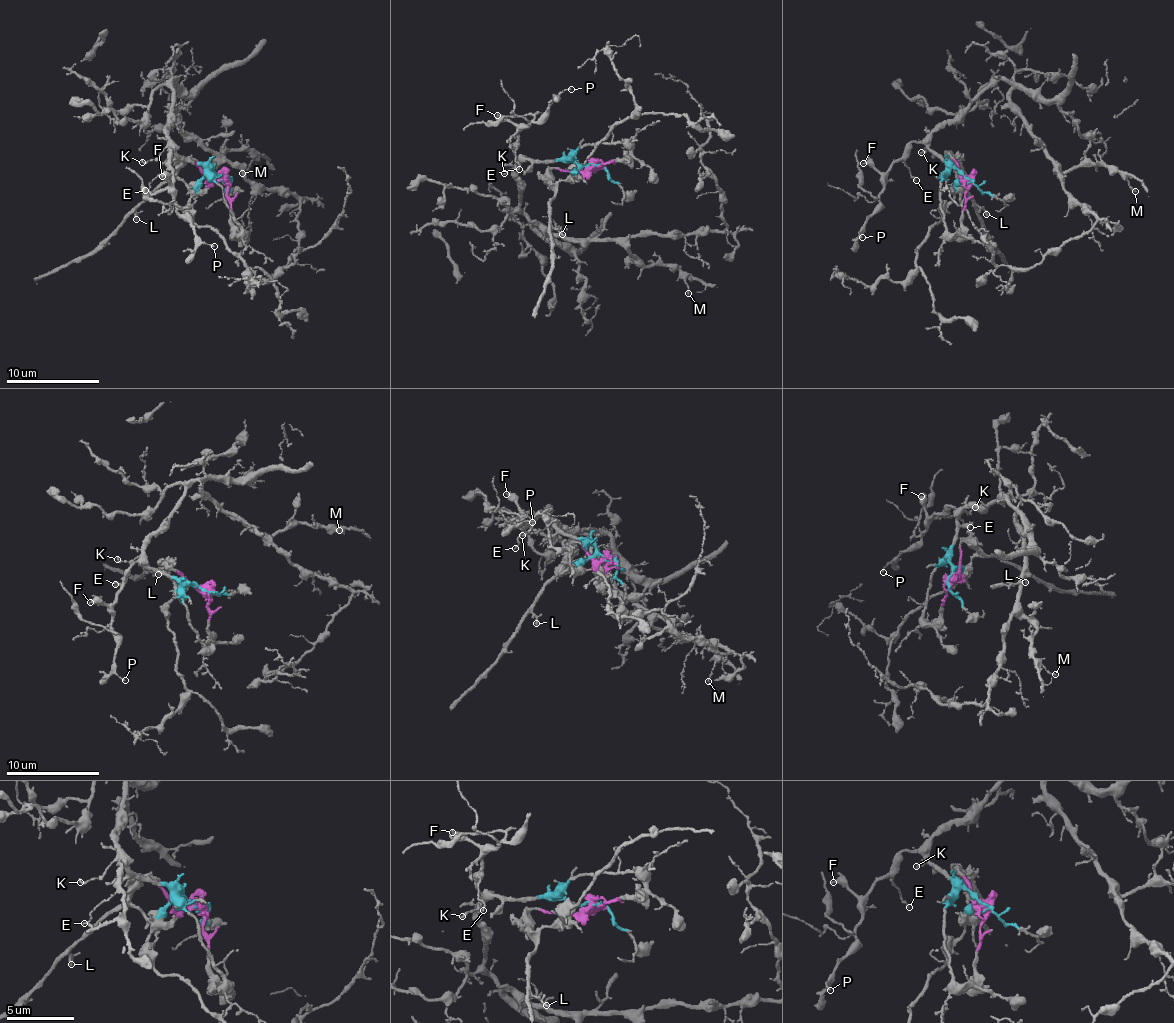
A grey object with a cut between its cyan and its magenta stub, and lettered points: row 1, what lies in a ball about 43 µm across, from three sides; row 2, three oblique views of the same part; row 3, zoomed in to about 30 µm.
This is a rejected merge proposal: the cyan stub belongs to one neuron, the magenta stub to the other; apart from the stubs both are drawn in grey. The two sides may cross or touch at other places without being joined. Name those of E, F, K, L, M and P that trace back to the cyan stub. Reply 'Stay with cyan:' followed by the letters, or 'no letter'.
Stay with cyan: E, F, K, M, P

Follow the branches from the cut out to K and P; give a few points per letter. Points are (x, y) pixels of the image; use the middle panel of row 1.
K: (591, 163), (516, 164), (512, 170), (504, 173)
P: (591, 163), (524, 162), (514, 153), (518, 130), (533, 123), (555, 97), (572, 90)

